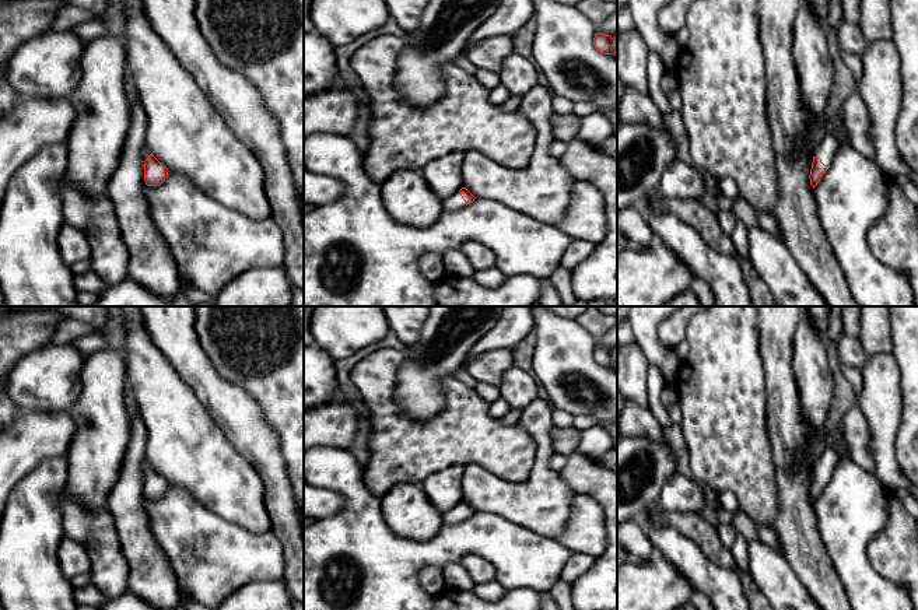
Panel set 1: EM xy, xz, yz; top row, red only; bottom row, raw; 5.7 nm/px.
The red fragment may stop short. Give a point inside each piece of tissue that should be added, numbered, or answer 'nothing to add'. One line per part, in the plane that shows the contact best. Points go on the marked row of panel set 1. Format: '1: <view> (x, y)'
1: yz (826, 150)

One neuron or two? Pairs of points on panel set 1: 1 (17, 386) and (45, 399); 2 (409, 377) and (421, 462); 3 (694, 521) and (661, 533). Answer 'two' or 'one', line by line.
1: one
2: two
3: two

